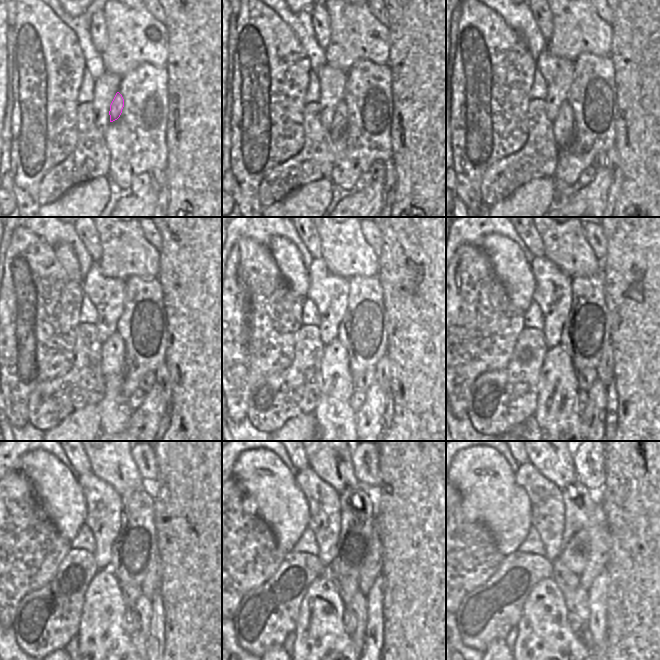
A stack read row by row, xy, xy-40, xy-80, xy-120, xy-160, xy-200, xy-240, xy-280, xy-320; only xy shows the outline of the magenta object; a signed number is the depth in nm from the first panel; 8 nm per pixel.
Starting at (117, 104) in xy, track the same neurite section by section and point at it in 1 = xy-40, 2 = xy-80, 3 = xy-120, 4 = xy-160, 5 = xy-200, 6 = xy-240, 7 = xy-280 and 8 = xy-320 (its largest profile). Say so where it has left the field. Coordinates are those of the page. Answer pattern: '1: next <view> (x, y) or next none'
1: next xy-40 (340, 119)
2: next xy-80 (563, 126)
3: next xy-120 (114, 412)
4: next xy-160 (336, 420)
5: next xy-200 (556, 415)
6: next xy-240 (102, 642)
7: next xy-280 (322, 644)
8: next xy-320 (545, 644)

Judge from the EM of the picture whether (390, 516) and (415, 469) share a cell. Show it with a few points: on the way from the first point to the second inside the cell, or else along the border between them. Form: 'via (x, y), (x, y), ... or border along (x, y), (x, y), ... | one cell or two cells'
via (402, 504), (415, 491), (415, 481) | one cell

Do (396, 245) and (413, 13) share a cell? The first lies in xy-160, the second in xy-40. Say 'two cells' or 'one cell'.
one cell

